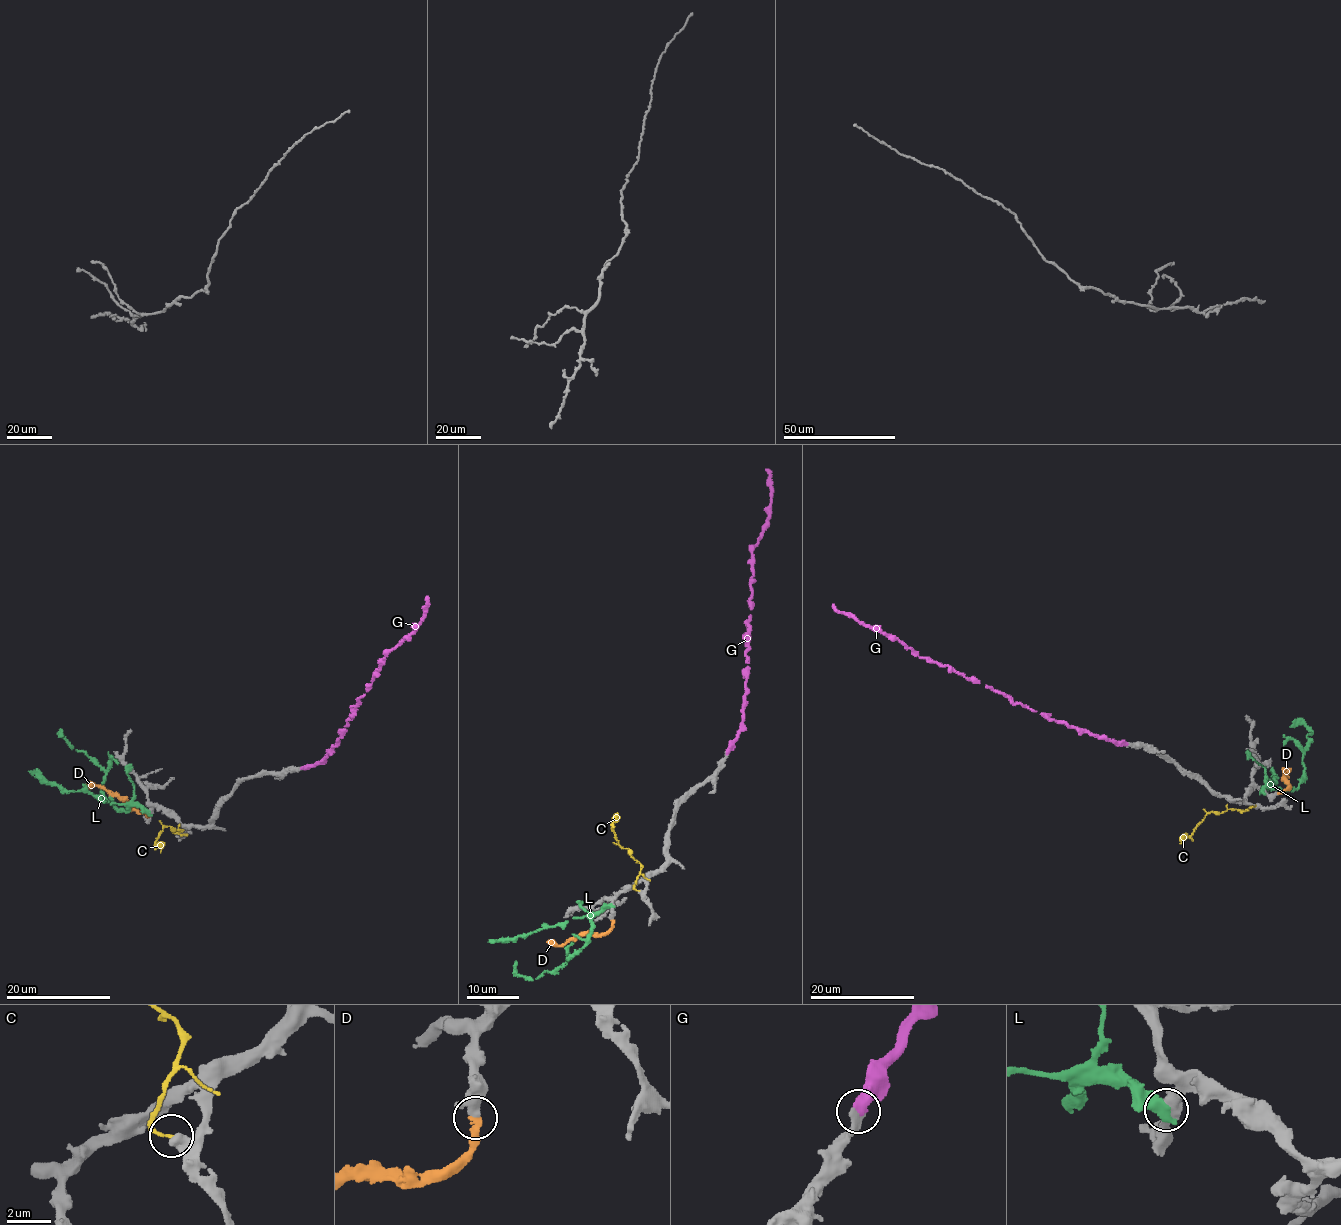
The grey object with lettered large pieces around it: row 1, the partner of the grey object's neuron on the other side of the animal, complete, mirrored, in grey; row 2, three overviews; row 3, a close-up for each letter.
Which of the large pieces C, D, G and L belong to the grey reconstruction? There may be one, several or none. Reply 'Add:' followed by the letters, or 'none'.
Add: D, G

